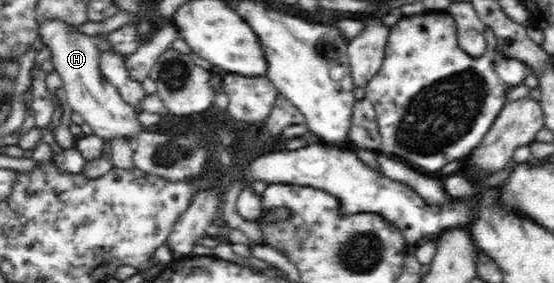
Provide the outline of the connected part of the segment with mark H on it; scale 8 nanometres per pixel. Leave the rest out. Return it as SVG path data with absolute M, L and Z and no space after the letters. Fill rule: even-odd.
M43 16L38 25L38 35L43 38L50 51L50 60L63 78L63 88L67 92L68 104L79 112L85 123L89 124L92 133L107 144L115 138L137 138L145 127L137 119L137 112L129 106L119 91L109 83L101 73L99 57L102 54L97 48L93 36L84 34L79 26L65 23L61 19L48 19Z

